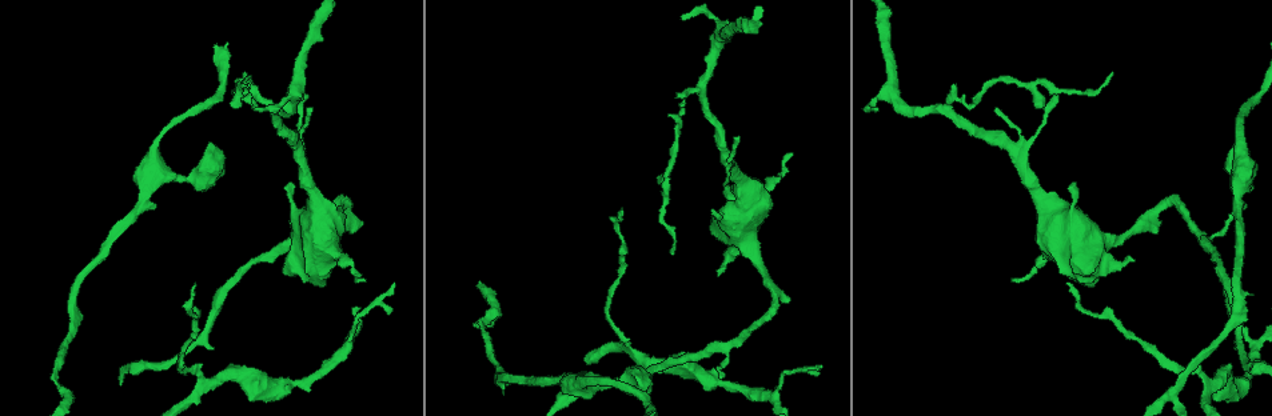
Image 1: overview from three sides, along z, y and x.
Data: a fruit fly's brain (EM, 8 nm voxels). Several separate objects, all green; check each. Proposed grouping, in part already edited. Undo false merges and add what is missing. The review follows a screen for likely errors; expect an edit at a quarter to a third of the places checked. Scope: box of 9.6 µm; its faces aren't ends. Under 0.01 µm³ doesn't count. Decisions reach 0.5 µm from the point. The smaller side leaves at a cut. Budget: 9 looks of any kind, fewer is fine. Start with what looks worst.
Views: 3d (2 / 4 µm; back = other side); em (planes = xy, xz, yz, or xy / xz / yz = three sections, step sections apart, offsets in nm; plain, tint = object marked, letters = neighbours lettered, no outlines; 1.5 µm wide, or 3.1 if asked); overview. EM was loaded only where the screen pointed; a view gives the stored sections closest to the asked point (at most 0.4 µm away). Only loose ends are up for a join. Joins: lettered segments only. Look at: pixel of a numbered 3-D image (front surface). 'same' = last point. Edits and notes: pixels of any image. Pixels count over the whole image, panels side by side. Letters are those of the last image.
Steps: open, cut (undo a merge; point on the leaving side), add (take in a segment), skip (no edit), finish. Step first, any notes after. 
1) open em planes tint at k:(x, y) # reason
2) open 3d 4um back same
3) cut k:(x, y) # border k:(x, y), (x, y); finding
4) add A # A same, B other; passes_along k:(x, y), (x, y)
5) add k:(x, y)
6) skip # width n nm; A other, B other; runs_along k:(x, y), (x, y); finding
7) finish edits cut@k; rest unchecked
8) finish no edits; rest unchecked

open em planes plain at 1:(734, 198) # free end

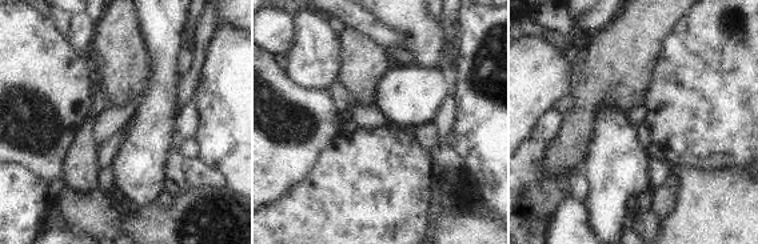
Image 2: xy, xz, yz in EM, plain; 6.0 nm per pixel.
open em planes letters same

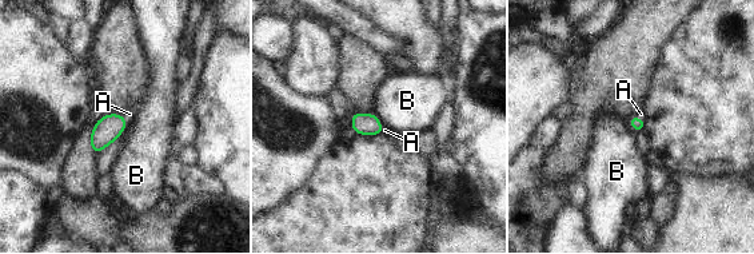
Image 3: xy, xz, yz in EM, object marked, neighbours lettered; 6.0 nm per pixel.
add A # width 90 nm; A same, B other; the cell continues

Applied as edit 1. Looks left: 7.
open overview # see it whole again

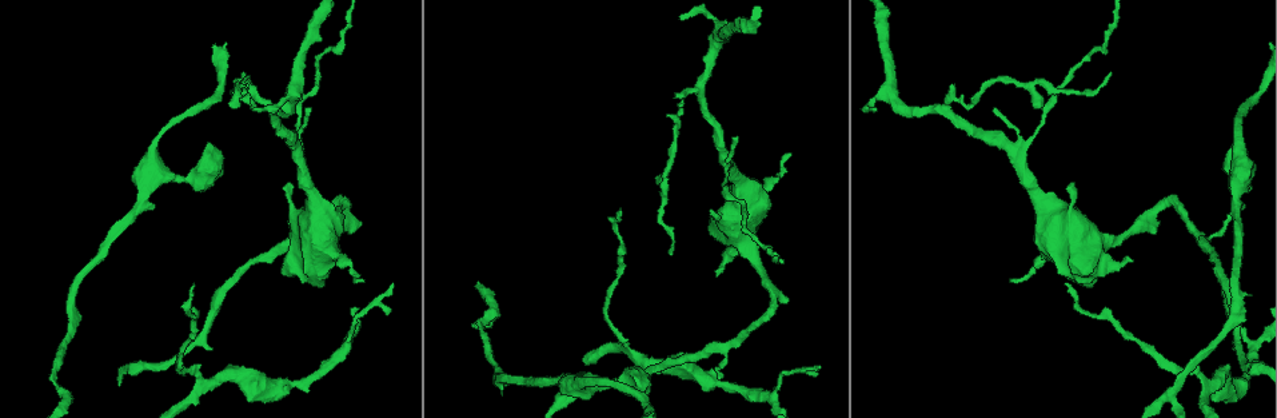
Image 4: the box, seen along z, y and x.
open 3d 2um at 4:(389, 286) # thin end

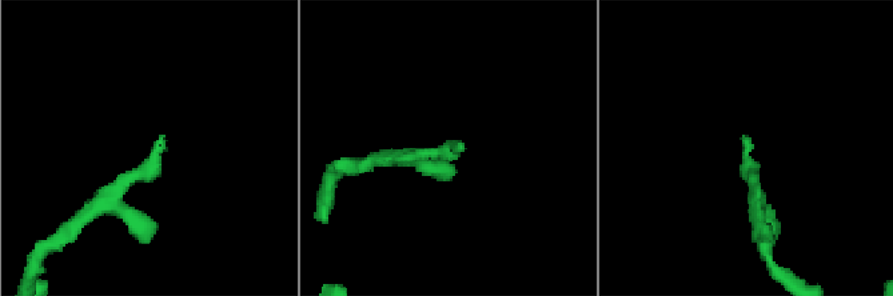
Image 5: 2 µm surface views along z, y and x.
open em xy step 4 letters at 5:(161, 135) # need the tissue

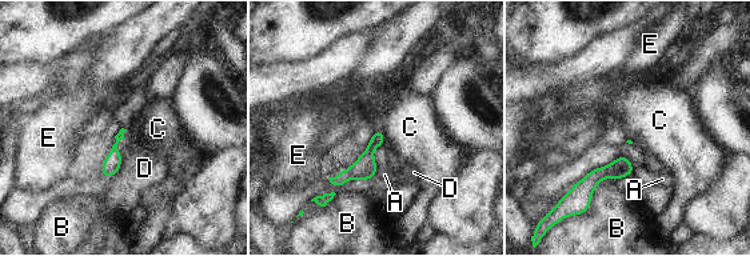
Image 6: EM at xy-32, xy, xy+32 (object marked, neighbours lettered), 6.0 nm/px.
skip # longest_contact B 260 nm; A other, B other, C other, D other, E other; runs_along 6:(379, 134), (367, 158), (334, 180); no lettered segment goes on from it

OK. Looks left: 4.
open 3d 2um back at 4:(698, 88)

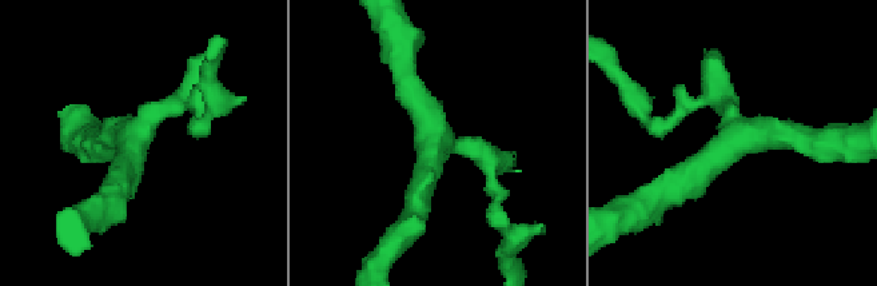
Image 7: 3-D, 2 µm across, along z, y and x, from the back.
open em yz step 4 letters at 7:(137, 137) # arms 3; shape alone is not enough

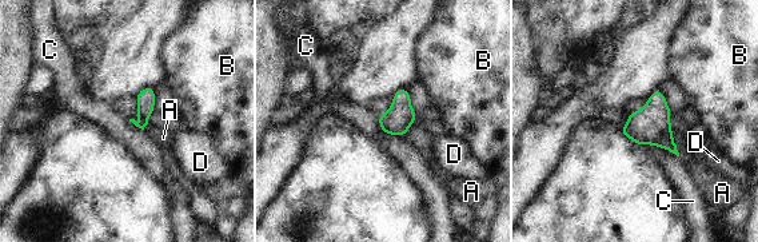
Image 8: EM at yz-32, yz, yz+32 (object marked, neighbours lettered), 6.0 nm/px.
skip # width 90 nm; longest_contact C 220 nm; A other, B other, C other, D other; continuous, no second cell

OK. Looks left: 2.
open em xz step 4 letters at 4:(670, 253) # an open end

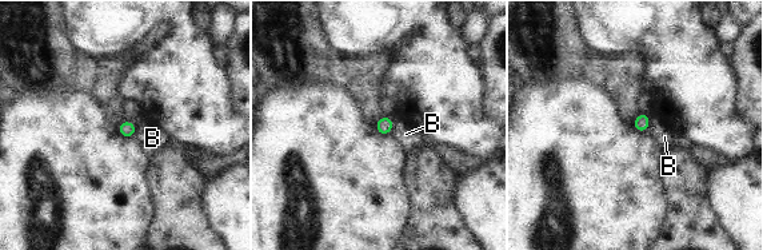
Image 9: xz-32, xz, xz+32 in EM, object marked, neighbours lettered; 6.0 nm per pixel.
skip # B other; border 9:(394, 118), (390, 134); none of them fits

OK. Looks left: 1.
finish edits add@3; rest unchecked

